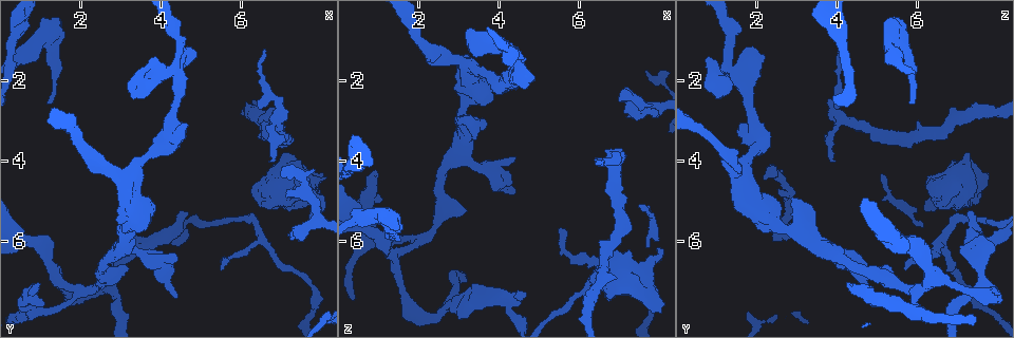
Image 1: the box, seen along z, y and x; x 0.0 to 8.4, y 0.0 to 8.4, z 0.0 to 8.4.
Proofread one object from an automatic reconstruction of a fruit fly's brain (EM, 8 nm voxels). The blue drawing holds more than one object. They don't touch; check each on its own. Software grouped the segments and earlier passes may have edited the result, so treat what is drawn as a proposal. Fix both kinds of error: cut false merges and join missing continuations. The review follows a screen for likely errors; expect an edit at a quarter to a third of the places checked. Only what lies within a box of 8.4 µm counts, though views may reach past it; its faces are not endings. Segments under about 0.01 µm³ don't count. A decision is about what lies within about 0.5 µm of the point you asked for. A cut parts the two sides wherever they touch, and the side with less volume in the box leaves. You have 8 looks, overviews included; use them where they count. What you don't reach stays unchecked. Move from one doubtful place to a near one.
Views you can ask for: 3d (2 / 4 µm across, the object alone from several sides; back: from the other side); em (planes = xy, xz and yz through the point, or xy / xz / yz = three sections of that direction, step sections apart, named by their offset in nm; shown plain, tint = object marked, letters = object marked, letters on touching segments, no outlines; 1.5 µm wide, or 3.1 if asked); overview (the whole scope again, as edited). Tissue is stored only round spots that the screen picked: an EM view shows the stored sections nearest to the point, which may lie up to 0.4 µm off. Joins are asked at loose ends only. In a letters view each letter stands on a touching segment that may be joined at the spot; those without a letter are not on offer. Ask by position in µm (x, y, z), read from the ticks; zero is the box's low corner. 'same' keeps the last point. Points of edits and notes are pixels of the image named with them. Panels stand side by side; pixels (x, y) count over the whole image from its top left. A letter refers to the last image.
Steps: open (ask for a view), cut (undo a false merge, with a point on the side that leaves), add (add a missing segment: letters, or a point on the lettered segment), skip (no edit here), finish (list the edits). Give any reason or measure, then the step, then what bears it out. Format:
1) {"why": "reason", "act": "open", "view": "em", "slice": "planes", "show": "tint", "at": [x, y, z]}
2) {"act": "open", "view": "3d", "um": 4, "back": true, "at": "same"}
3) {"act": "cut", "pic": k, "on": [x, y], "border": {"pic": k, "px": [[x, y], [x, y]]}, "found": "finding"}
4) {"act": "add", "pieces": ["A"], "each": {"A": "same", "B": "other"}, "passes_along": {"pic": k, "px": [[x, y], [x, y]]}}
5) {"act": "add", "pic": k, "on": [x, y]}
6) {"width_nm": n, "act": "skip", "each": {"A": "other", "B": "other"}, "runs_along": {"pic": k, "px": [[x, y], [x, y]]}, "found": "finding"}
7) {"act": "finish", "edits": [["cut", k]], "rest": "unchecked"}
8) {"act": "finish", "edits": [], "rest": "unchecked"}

{"why": "branch stops here", "act": "open", "view": "em", "slice": "planes", "show": "letters", "at": [7.25, 3.80, 7.20]}

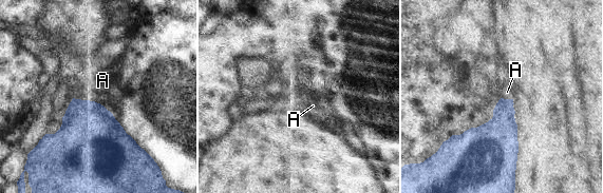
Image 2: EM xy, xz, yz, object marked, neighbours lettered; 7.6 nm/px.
{"act": "add", "pieces": ["A"], "each": {"A": "same"}, "passes_along": {"pic": 2, "px": [[501, 131], [507, 99], [507, 92]]}, "found": "it goes on there"}

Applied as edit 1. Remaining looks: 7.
{"why": "thin end", "act": "open", "view": "3d", "um": 2, "back": true, "at": [6.65, 1.25, 4.05]}

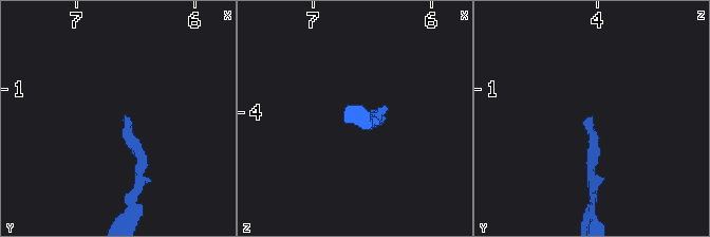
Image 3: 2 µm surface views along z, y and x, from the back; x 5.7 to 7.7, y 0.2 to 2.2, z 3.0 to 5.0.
{"act": "open", "view": "em", "slice": "planes", "show": "plain", "at": [6.62, 1.22, 4.04]}

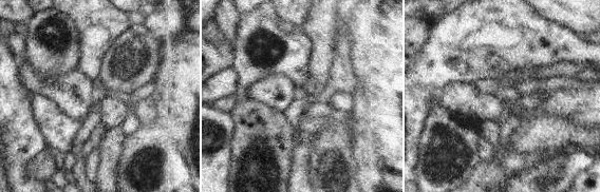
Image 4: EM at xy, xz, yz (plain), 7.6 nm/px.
{"why": "see the neighbours", "act": "open", "view": "em", "slice": "planes", "show": "letters", "at": "same"}

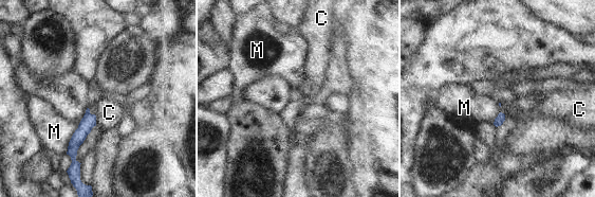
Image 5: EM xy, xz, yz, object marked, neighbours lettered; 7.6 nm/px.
{"width_nm": 70, "act": "skip", "each": {"C": "other", "M": "other"}, "runs_along": {"pic": 5, "px": [[88, 114], [73, 157]]}, "found": "none of them fits"}

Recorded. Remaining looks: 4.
{"act": "finish", "edits": [["add", 2]], "rest": "unchecked"}

